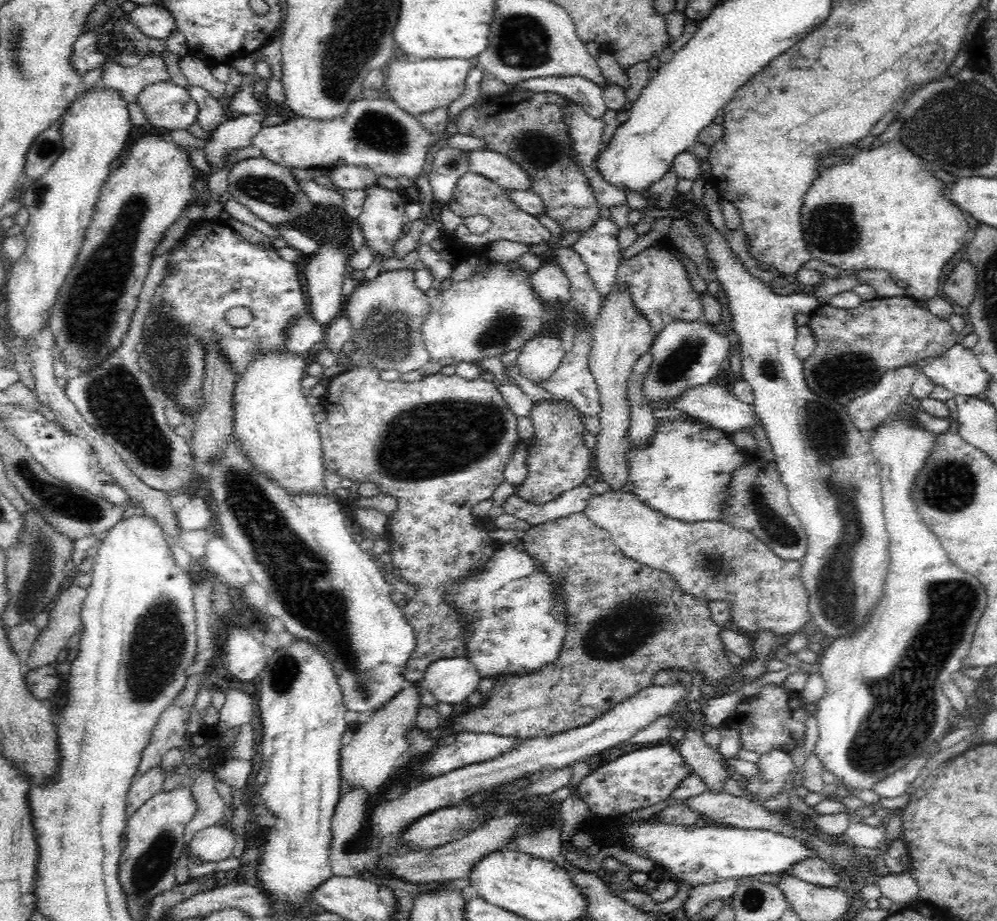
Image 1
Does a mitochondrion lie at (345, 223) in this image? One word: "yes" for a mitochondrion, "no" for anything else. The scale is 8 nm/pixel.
no

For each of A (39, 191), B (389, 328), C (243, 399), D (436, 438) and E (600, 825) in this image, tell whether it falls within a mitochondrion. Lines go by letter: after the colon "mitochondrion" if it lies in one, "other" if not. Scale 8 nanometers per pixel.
A: other
B: mitochondrion
C: other
D: mitochondrion
E: other

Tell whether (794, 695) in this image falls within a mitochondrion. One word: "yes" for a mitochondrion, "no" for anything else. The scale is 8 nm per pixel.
no

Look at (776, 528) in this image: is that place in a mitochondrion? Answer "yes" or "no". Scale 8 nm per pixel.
yes

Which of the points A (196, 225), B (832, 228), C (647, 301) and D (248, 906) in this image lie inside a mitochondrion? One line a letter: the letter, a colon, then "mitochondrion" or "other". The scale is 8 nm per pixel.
A: other
B: mitochondrion
C: other
D: other

